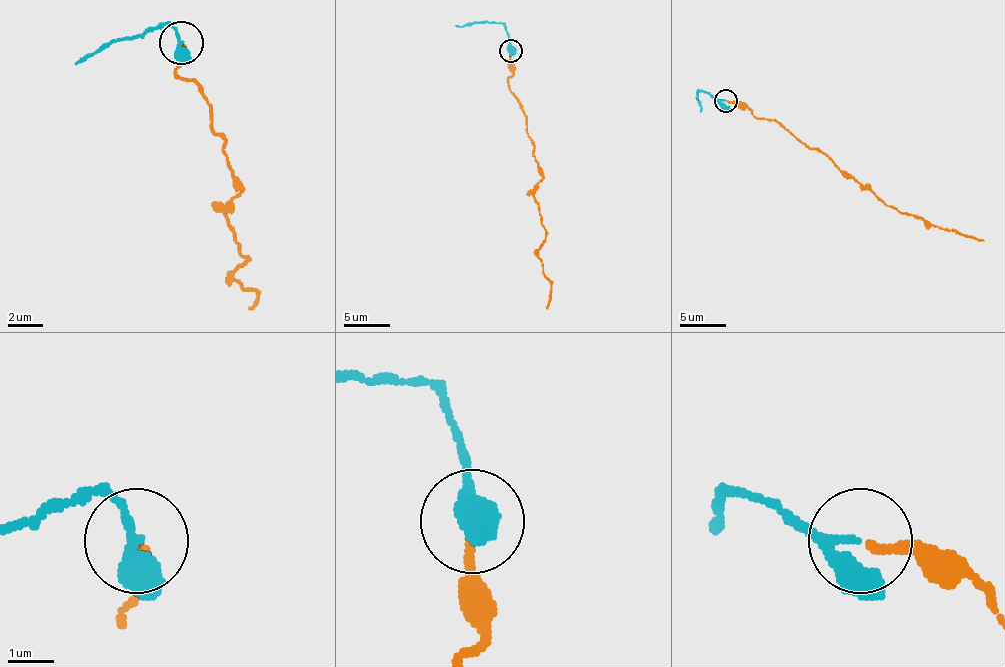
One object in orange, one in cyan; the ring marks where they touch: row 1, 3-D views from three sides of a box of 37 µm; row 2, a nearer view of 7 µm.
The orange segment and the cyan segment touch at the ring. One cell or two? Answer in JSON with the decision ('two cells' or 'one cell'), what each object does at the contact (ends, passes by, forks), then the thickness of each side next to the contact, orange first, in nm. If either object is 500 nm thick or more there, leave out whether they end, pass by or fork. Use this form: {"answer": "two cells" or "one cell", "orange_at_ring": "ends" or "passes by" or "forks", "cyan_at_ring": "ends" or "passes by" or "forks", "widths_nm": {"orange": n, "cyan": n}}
{"answer": "one cell", "orange_at_ring": "ends", "cyan_at_ring": "passes by", "widths_nm": {"orange": 170, "cyan": 150}}

